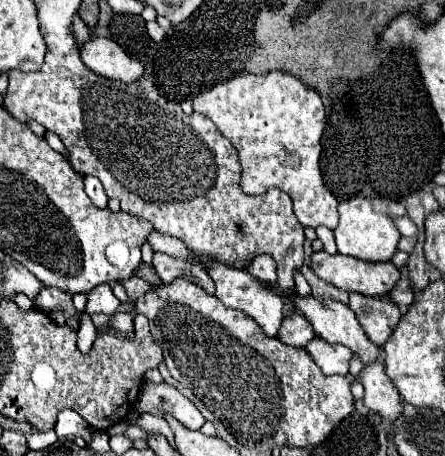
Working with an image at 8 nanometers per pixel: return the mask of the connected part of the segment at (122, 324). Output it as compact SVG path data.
M121 312L121 314L115 314L109 322L111 328L119 330L119 332L131 332L133 330L133 314L131 312Z

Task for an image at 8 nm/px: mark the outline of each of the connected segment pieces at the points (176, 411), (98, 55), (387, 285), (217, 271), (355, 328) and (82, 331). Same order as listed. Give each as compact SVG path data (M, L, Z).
M145 382L139 392L139 398L135 402L135 408L139 412L147 412L147 414L155 414L155 416L171 414L189 430L201 430L201 426L205 424L205 418L193 406L193 402L189 398L185 398L177 388L173 388L165 382L161 382L161 384Z
M97 36L89 42L83 42L81 60L95 74L113 78L113 80L121 80L127 84L143 76L143 64L139 60L129 58L117 42L105 36Z
M325 250L315 252L311 256L311 268L325 282L335 284L337 288L343 288L343 290L349 290L349 292L359 292L363 296L371 296L371 298L389 296L389 292L395 288L397 280L401 278L401 272L395 268L393 262L365 262L365 260L349 258L345 254L333 254L331 256Z
M203 258L203 264L211 272L211 278L215 280L215 286L217 286L217 294L215 296L225 306L235 308L235 310L243 310L245 314L249 314L265 330L265 334L277 336L277 330L281 328L281 322L283 322L283 300L275 290L271 290L265 282L261 282L259 278L255 278L247 270L233 270L229 266L213 262L209 258Z
M298 293L295 294L293 303L298 314L305 314L305 318L311 320L313 330L319 338L345 344L347 348L357 352L363 362L377 360L379 348L369 342L347 304L339 300L317 300L314 297L305 299Z
M83 312L83 316L81 316L79 332L77 332L77 334L79 334L79 340L77 340L79 350L81 350L81 352L89 352L95 336L97 336L97 330L95 330L95 326L93 326L93 322L91 322L91 316L89 316L87 312Z

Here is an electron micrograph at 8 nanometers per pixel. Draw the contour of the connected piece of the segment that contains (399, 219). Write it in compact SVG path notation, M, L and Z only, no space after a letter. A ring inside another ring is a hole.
M395 216L395 218L393 218L393 224L397 226L397 230L399 230L403 236L417 236L417 226L411 222L409 216Z

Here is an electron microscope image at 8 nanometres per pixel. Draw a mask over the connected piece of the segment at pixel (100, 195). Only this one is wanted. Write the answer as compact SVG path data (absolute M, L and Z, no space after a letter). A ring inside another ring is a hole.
M87 176L85 178L85 192L87 196L91 198L91 202L97 206L97 208L107 208L107 196L105 196L105 190L101 186L101 182L93 176Z

